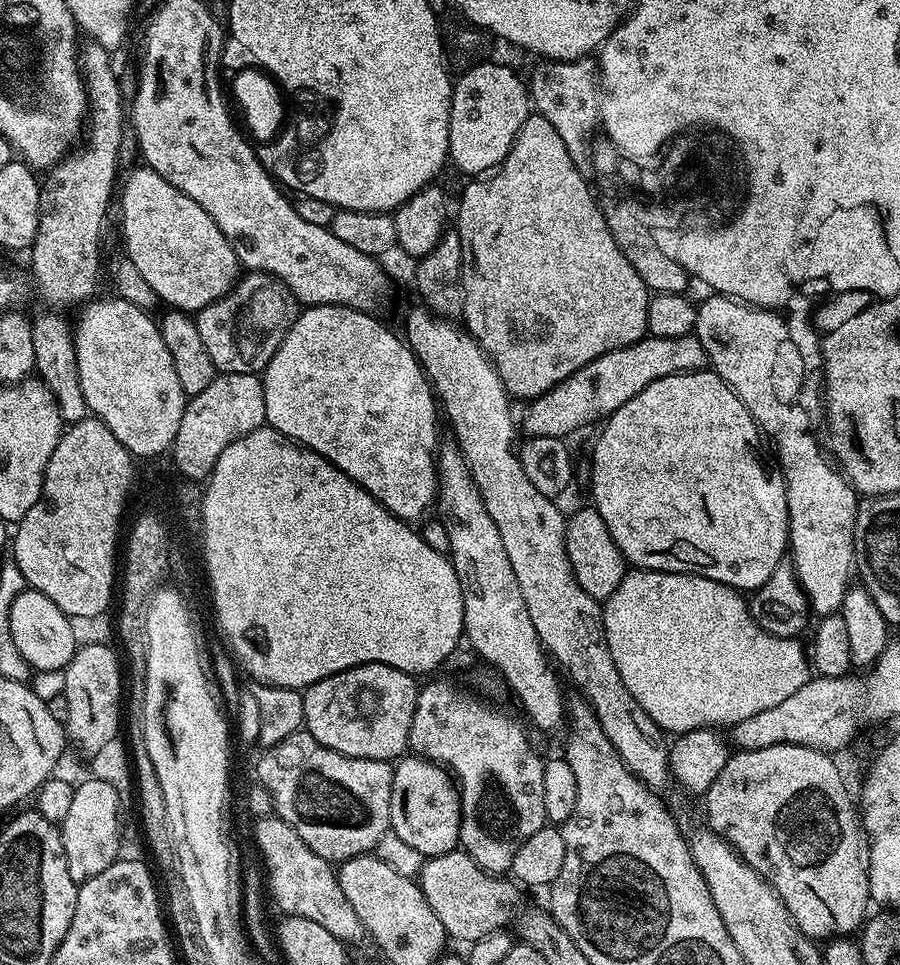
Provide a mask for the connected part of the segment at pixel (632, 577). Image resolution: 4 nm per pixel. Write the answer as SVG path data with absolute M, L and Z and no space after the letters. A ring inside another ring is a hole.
M632 570L625 575L624 581L610 594L608 600L603 601L604 613L604 637L610 646L610 654L614 658L614 666L618 666L618 674L622 674L622 682L626 682L626 690L634 694L638 706L650 714L650 718L656 723L656 727L665 733L679 734L698 730L699 728L719 729L720 724L731 726L742 722L742 718L751 718L762 710L770 710L770 706L778 706L790 694L802 690L802 686L810 678L810 656L799 643L799 639L790 636L772 636L766 630L758 626L758 622L752 616L749 601L737 589L726 586L722 582L714 582L714 578L706 578L689 572L649 572L647 570Z

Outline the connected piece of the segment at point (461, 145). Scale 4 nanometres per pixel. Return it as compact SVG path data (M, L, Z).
M481 62L461 71L452 85L452 105L448 123L448 155L472 178L491 173L503 164L530 115L527 83L504 64Z

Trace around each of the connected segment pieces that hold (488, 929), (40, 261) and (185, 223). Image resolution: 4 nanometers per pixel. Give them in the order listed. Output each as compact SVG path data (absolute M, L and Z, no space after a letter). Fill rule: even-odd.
M463 850L425 859L421 863L418 873L418 883L422 894L426 898L426 902L430 902L430 910L434 910L434 914L438 914L438 922L442 922L442 926L453 941L468 940L467 942L481 940L490 933L505 927L504 923L507 922L512 907L520 900L519 890L521 891L521 889L511 879L508 879L509 881L504 879L508 878L501 878L499 875L481 870L478 862L474 862L474 858L470 858Z
M91 42L85 45L79 49L78 59L84 88L88 91L86 135L79 146L73 147L60 163L50 169L45 175L48 177L43 177L38 234L30 249L34 292L52 308L75 309L97 295L100 235L104 232L108 203L114 200L114 189L118 184L116 168L120 164L120 147L126 135L124 96L120 93L120 80L108 57L111 56L109 49Z
M147 166L133 167L128 177L123 177L122 183L118 188L118 204L120 200L120 224L124 227L124 248L126 257L138 266L139 273L146 278L150 289L154 290L160 302L168 303L167 307L172 310L179 310L189 314L196 314L200 309L208 306L210 302L220 300L236 285L238 277L242 272L242 265L236 258L236 251L230 246L230 242L222 234L222 230L218 230L218 226L214 226L214 218L210 218L210 214L206 214L206 210L202 210L202 206L198 206L198 202L194 202L194 198L186 198L186 194L182 194L182 190L178 190L174 186L170 186L170 182L166 182L166 178L162 178L155 170Z

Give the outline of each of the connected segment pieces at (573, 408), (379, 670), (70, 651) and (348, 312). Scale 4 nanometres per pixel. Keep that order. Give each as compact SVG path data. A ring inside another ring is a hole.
M695 334L682 338L645 335L644 339L630 346L615 348L594 358L541 396L535 397L524 412L523 435L568 438L571 432L587 424L599 425L602 418L613 416L622 406L626 406L626 402L630 402L630 398L634 398L634 394L646 390L650 382L683 372L703 372L708 367L708 355Z
M360 664L303 689L304 728L322 746L343 756L392 762L409 751L408 735L410 722L414 722L417 691L417 677L409 676L407 672L394 670L389 664Z
M27 590L18 594L10 610L10 632L14 644L32 670L40 672L56 672L64 670L78 649L76 632L72 629L73 621L64 615L46 594Z
M314 304L305 307L299 313L290 326L286 338L282 338L282 346L270 358L268 365L264 367L262 379L264 381L264 397L266 398L266 414L264 415L267 427L278 430L284 436L288 436L296 443L304 445L312 452L317 452L322 458L326 458L342 474L346 474L358 486L362 486L374 499L382 502L386 510L390 510L400 520L405 522L423 521L428 507L435 505L438 500L438 439L440 428L436 425L436 412L438 416L438 397L421 368L419 360L403 339L400 340L380 320L375 320L375 315L360 312L357 308L343 308L333 304Z

